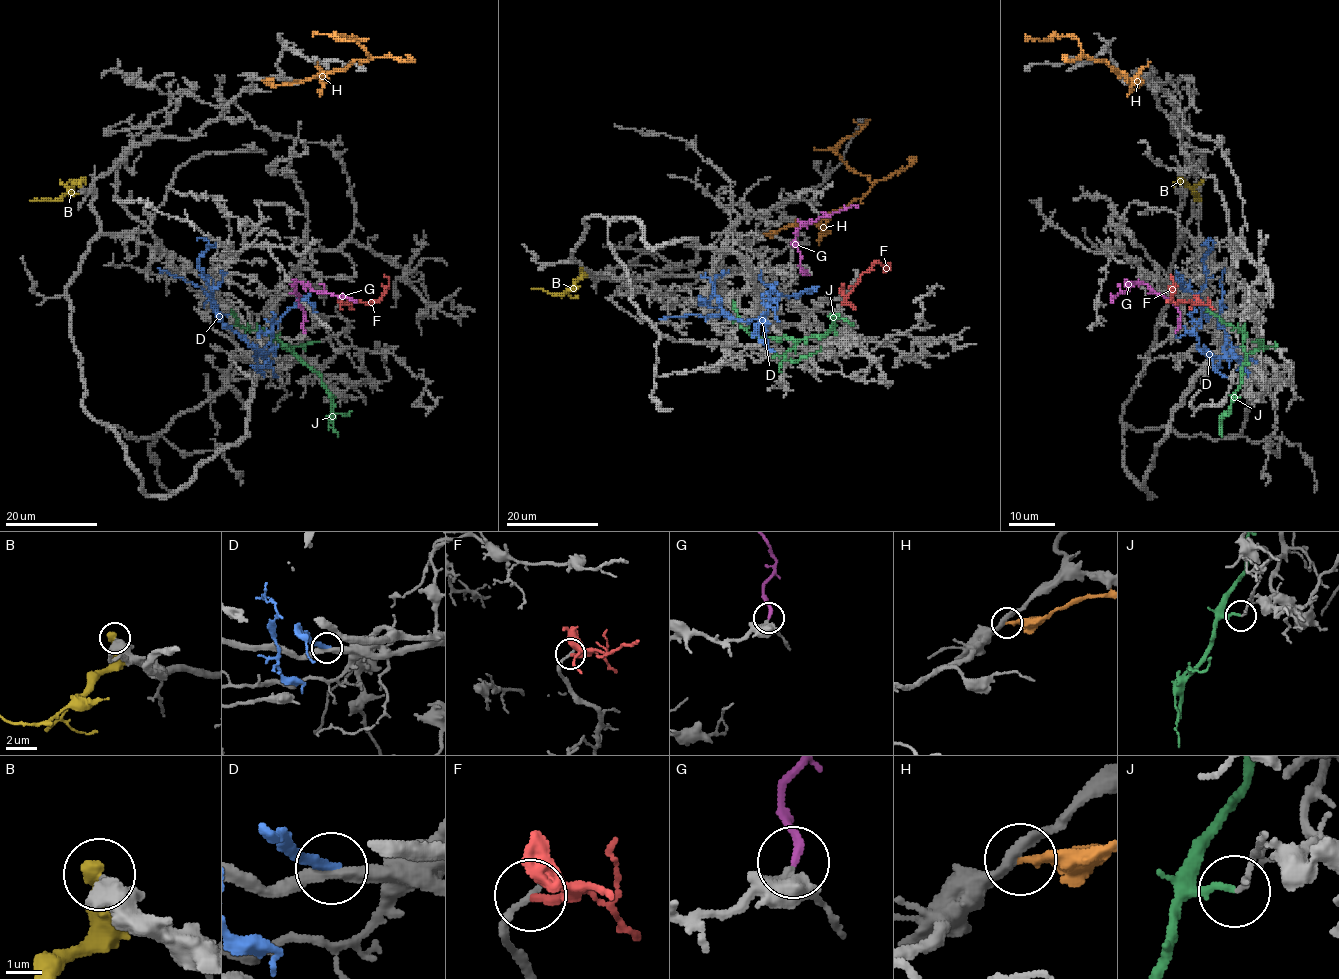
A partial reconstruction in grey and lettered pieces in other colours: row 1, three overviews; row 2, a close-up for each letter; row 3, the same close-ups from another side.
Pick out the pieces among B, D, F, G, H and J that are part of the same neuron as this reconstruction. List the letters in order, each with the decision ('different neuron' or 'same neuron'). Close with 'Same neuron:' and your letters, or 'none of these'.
B: different neuron
D: different neuron
F: same neuron
G: same neuron
H: different neuron
J: different neuron
Same neuron: F, G

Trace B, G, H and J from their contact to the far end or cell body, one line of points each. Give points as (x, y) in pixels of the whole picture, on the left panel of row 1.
B: (80, 185), (79, 180), (60, 197), (29, 201)
G: (304, 333), (305, 313), (298, 301), (294, 282), (356, 302)
H: (262, 79), (275, 84), (311, 79), (370, 57), (350, 38), (335, 36), (359, 39), (351, 34)
J: (334, 398), (322, 378), (275, 336), (260, 329), (243, 328), (231, 310)

